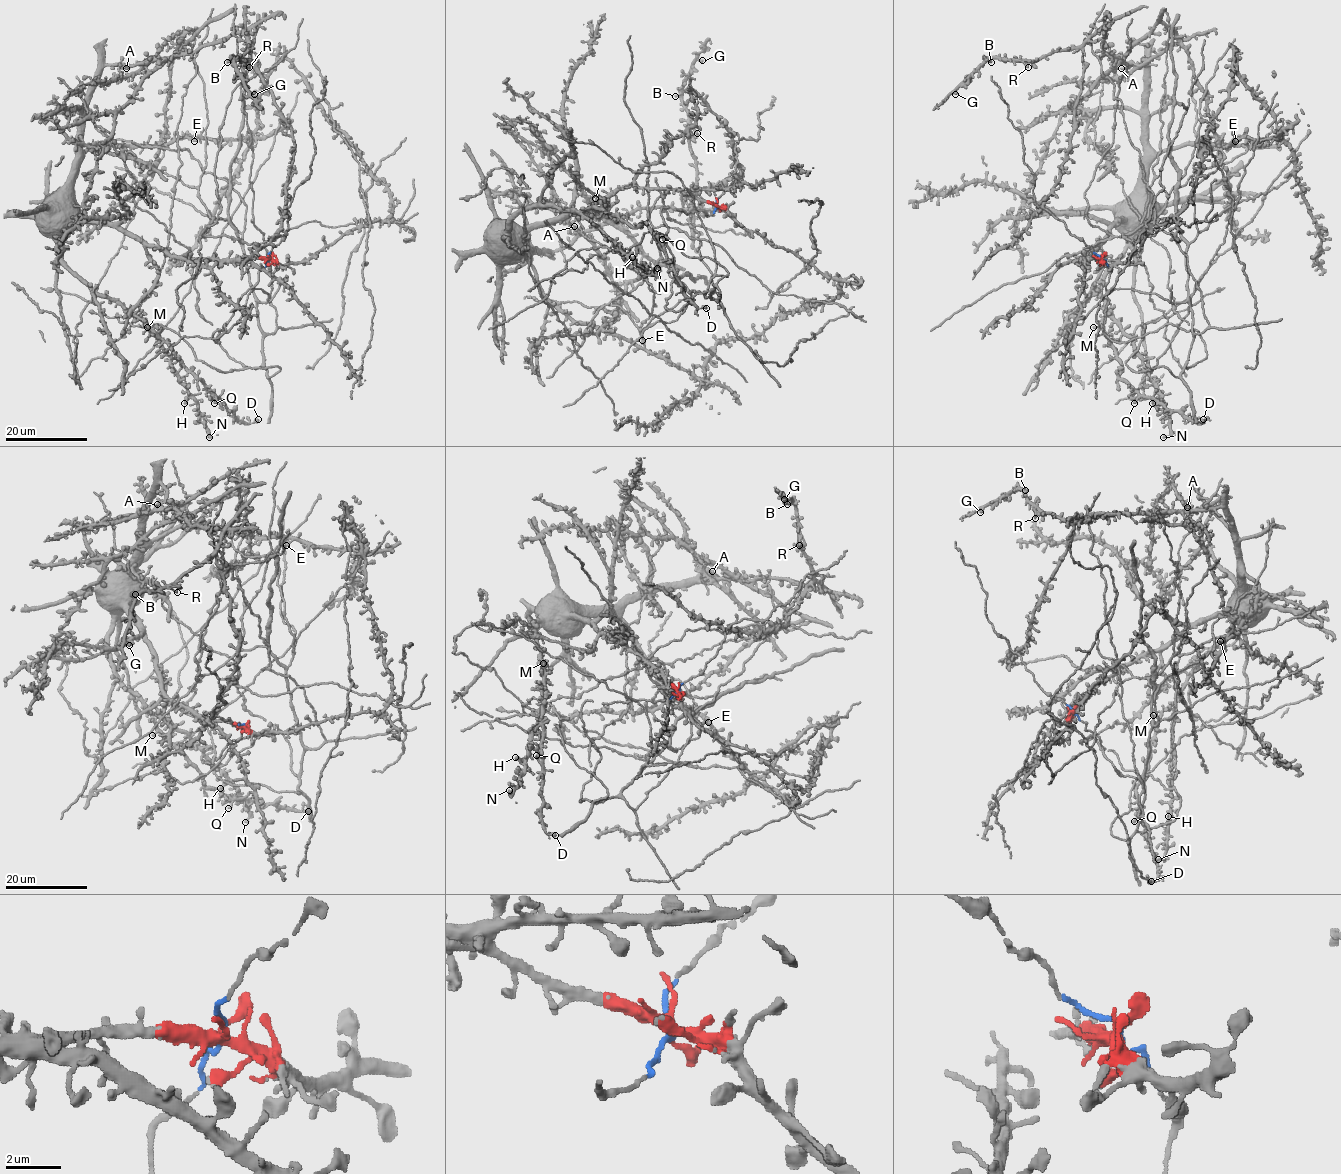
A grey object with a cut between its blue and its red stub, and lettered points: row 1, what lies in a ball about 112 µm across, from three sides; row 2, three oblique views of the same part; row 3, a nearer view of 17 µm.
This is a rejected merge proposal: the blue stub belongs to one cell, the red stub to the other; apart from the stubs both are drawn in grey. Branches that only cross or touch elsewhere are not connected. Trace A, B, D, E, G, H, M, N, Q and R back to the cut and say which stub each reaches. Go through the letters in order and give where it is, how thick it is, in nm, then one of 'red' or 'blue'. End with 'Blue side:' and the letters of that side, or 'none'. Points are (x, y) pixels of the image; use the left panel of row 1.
A: at (126, 68); 200 nm thick; red
B: at (227, 62); 200 nm thick; blue
D: at (258, 419); 440 nm thick; red
E: at (194, 141); 480 nm thick; red
G: at (254, 94); 300 nm thick; blue
H: at (184, 403); 320 nm thick; red
M: at (147, 327); 240 nm thick; red
N: at (209, 437); 300 nm thick; red
Q: at (214, 403); 260 nm thick; red
R: at (249, 67); 260 nm thick; blue
Blue side: B, G, R

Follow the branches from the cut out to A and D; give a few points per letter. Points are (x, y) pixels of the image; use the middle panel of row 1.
A: (716, 207), (668, 189), (621, 187), (576, 212), (534, 222), (521, 247), (564, 249), (578, 233), (574, 225)
D: (716, 207), (621, 187), (518, 233), (510, 221), (546, 206), (645, 224), (687, 297), (706, 307)

